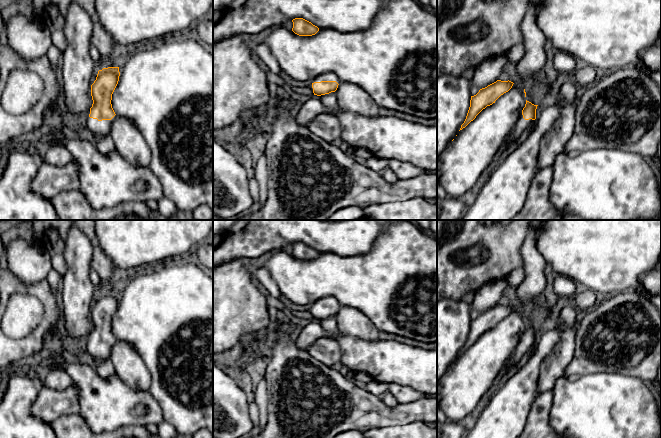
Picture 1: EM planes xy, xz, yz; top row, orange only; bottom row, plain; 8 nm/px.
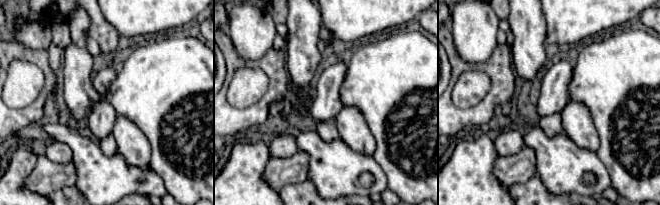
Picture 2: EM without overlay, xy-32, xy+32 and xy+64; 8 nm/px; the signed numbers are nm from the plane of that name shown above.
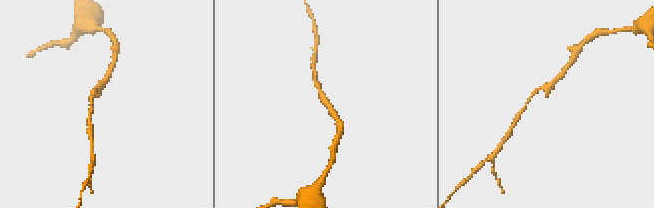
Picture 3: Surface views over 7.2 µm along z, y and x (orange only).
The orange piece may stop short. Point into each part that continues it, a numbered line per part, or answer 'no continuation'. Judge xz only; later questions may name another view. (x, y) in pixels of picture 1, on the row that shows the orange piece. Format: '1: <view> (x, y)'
1: xz (329, 76)

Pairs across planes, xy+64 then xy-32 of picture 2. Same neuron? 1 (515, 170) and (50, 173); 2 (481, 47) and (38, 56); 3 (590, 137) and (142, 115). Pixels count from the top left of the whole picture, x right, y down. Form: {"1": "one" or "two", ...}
{"1": "one", "2": "two", "3": "two"}

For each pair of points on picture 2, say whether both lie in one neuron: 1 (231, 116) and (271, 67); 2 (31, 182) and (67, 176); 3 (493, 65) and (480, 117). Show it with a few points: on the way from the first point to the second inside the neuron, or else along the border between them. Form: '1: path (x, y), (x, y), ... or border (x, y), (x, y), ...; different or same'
1: path (248, 116), (252, 116), (274, 94), (274, 84); same
2: path (40, 181), (48, 176), (58, 176); same
3: path (497, 78), (497, 98), (491, 104); same

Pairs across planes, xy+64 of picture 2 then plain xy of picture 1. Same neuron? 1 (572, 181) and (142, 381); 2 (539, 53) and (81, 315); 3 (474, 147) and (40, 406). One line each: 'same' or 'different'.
1: different
2: same
3: different

